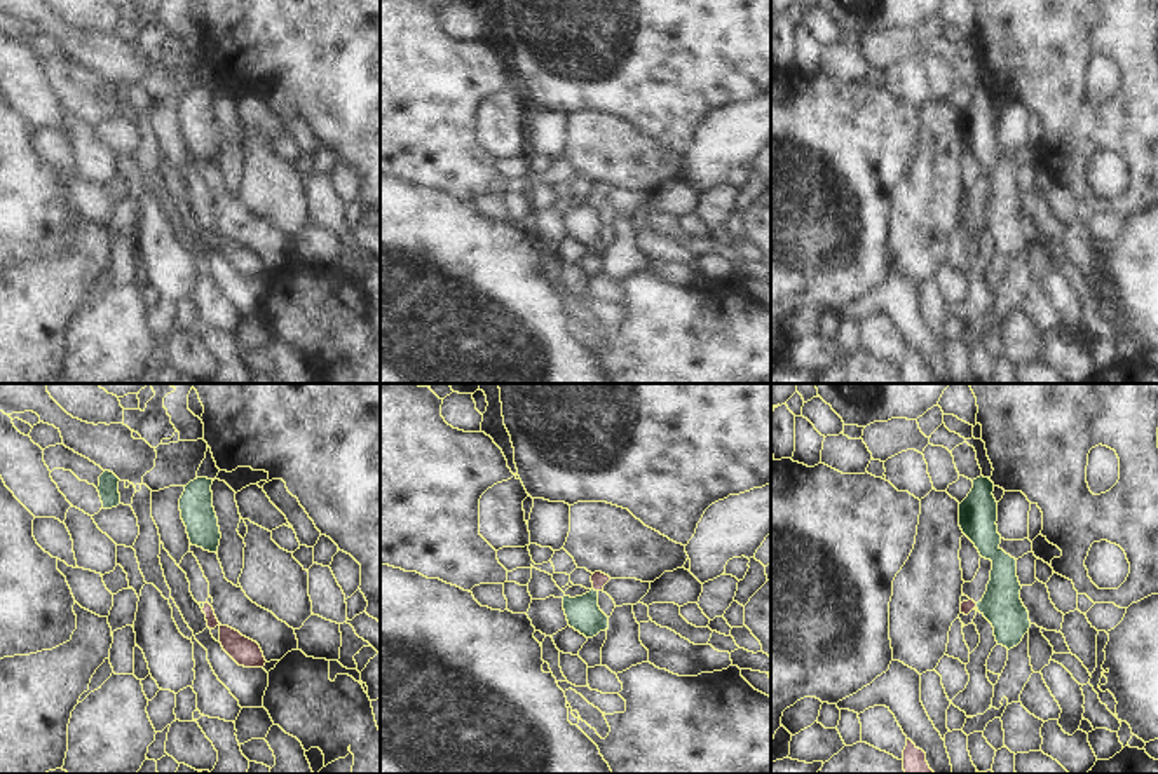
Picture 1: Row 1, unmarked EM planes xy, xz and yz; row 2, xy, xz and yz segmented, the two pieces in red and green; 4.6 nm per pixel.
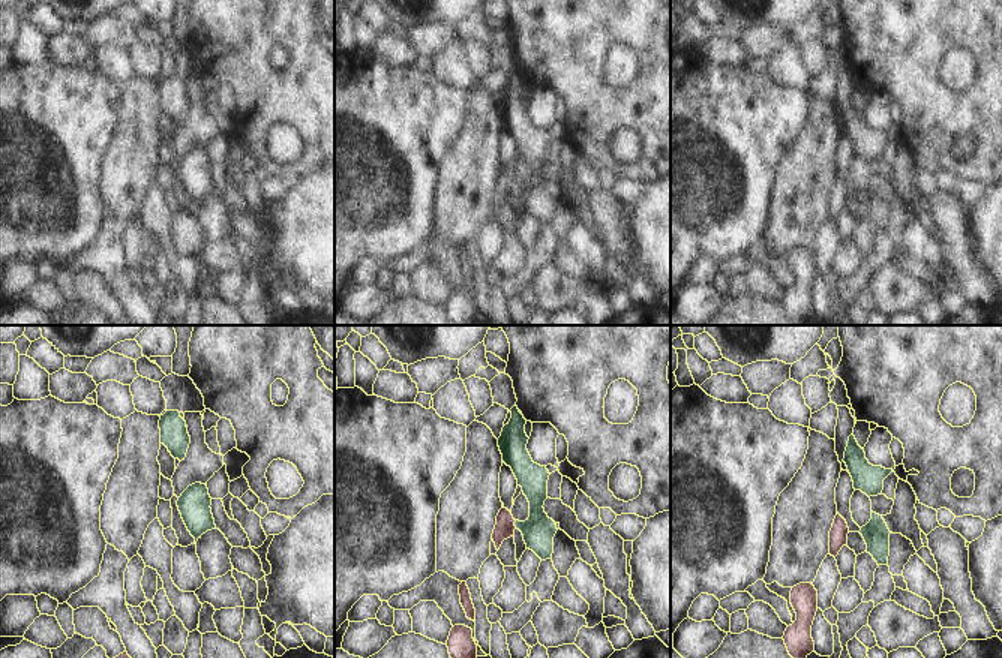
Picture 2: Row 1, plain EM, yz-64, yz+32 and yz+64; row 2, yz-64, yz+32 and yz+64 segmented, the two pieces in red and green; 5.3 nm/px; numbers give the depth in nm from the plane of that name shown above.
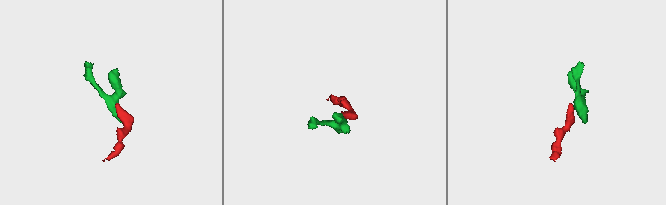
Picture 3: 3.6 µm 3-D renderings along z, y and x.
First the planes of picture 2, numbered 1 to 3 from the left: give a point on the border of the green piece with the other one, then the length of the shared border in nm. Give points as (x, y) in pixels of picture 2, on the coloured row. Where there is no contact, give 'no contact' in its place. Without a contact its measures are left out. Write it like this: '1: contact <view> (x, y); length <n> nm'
1: no contact
2: contact yz+32 (513, 525); length 50 nm
3: no contact

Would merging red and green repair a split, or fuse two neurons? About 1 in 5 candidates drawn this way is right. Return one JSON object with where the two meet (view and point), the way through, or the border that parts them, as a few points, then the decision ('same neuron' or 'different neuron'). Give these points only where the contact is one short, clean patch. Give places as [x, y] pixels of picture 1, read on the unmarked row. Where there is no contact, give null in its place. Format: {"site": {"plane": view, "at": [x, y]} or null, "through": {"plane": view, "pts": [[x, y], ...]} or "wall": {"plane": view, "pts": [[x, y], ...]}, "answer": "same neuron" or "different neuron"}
{"site": {"plane": "yz", "at": [975, 217]}, "wall": {"plane": "yz", "pts": [[975, 213], [979, 220]]}, "answer": "different neuron"}

